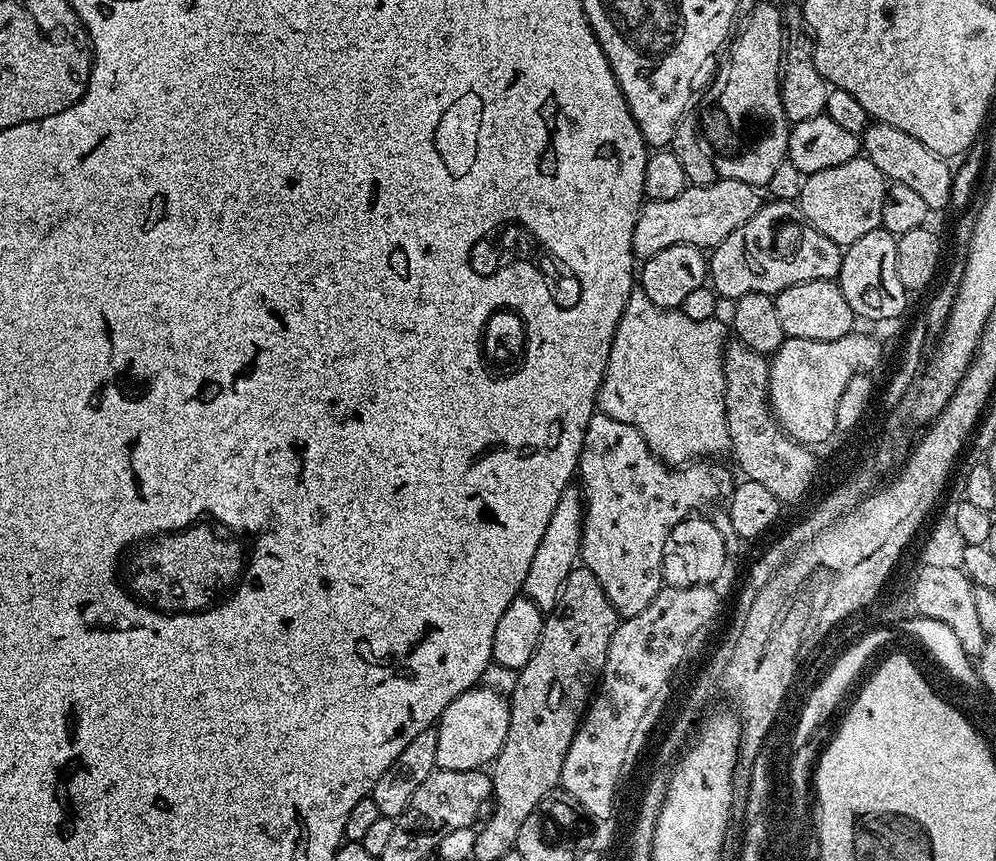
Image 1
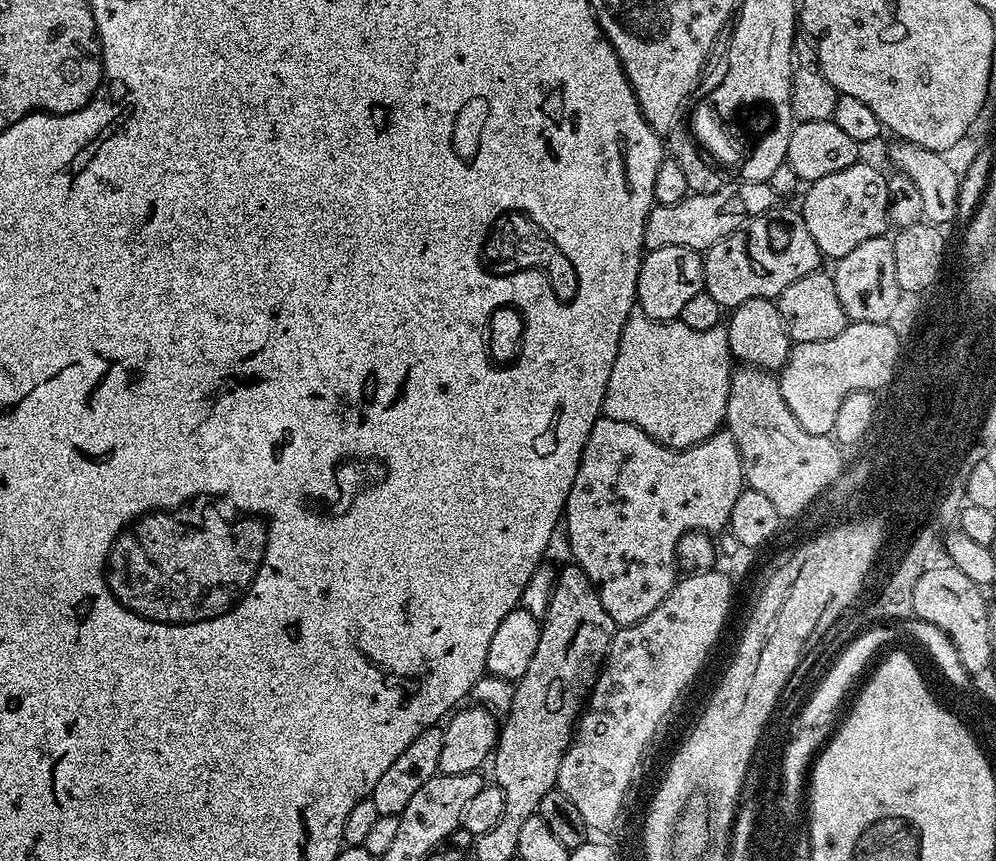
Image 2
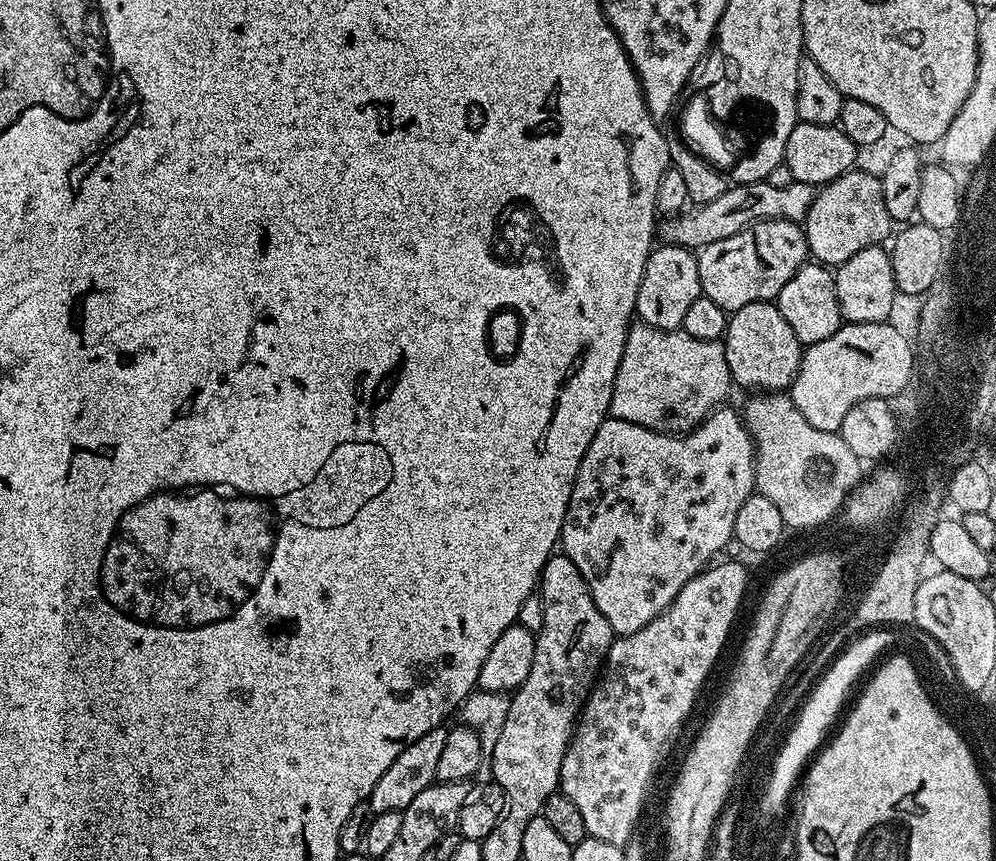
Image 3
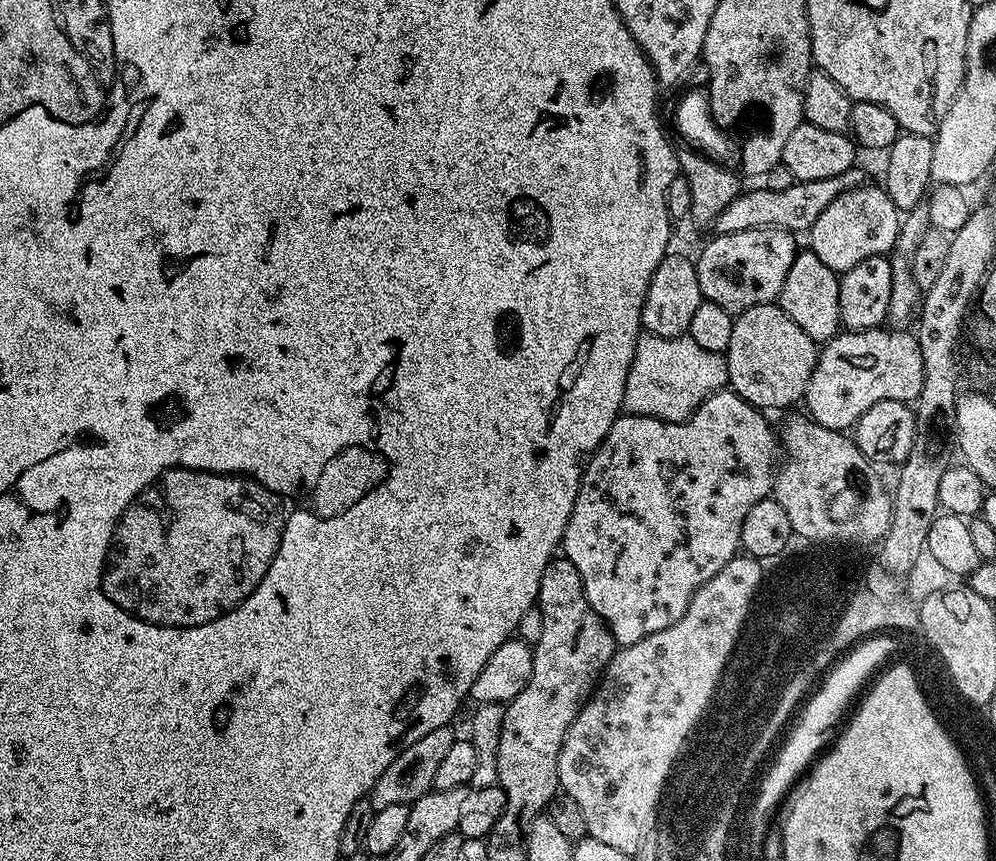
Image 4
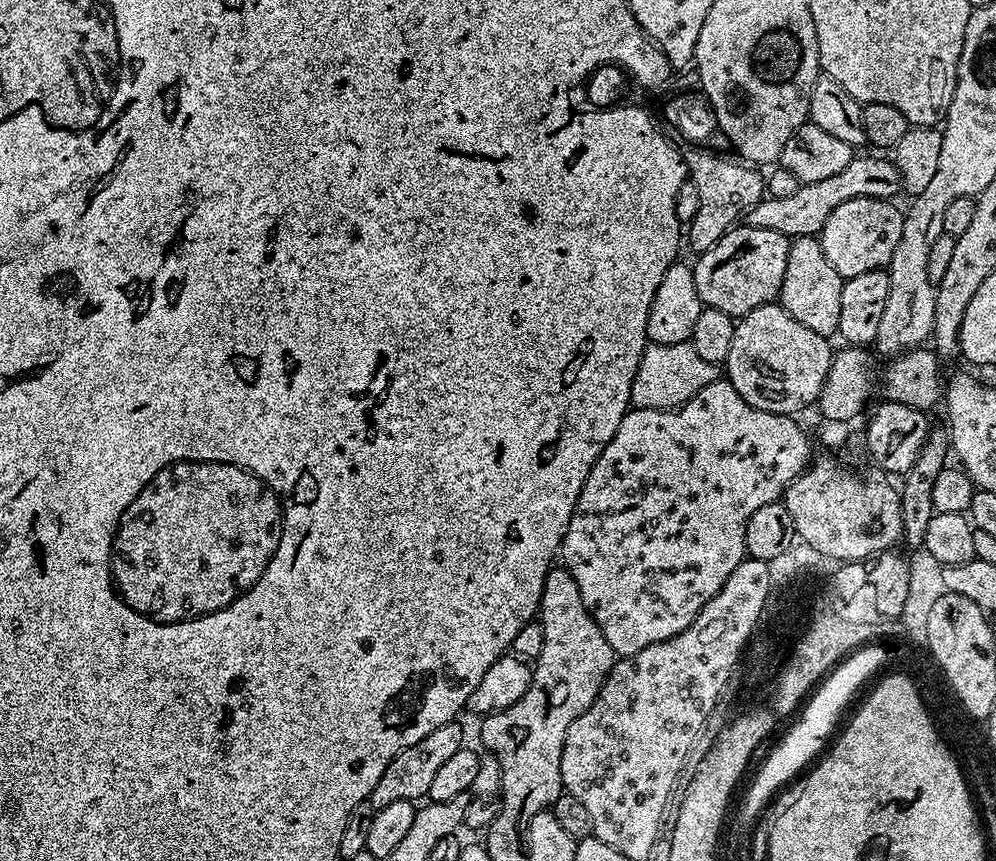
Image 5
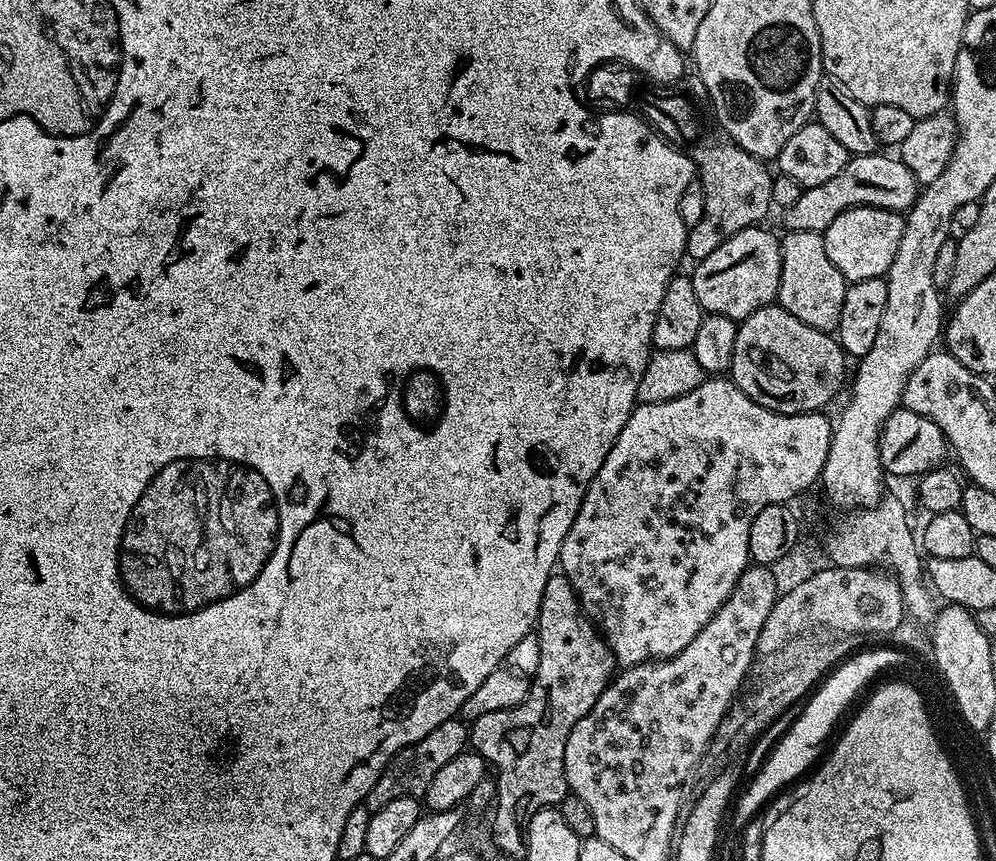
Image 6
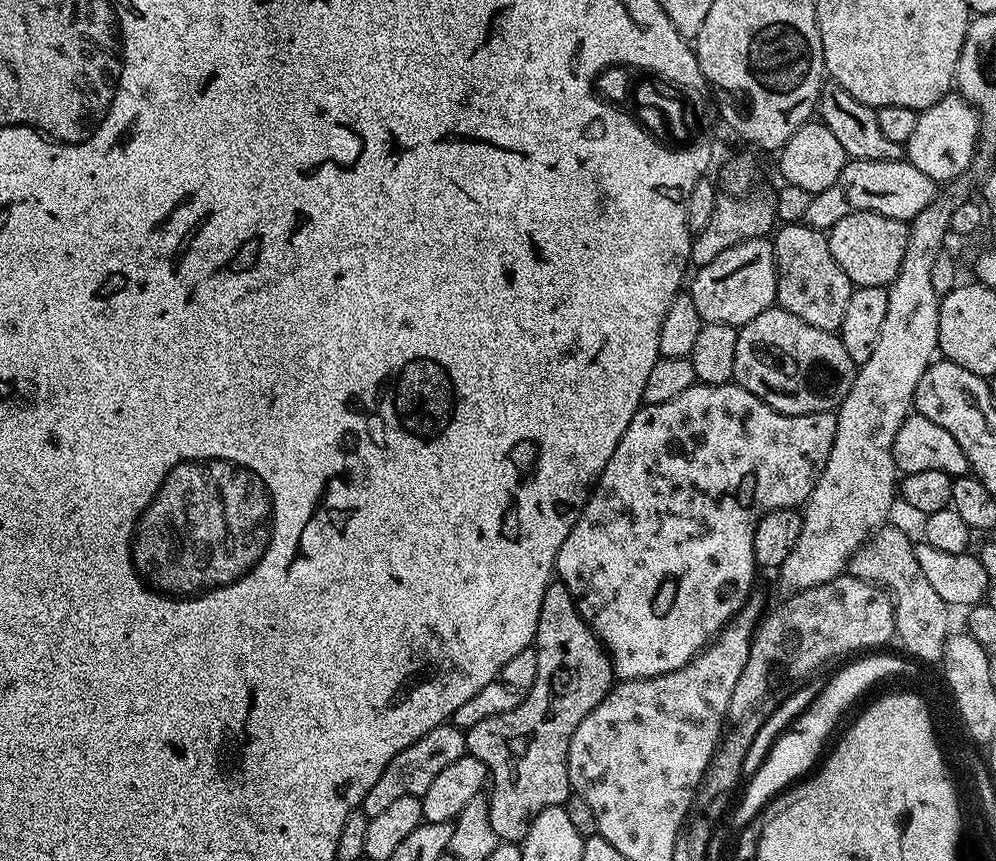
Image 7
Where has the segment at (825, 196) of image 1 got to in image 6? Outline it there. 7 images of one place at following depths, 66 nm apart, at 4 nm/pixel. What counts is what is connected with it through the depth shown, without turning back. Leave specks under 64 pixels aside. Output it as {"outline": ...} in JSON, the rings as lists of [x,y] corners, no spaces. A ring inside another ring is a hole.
{"outline":[[[862,206],[847,208],[842,214],[838,214],[822,235],[830,262],[838,266],[845,281],[851,282],[879,276],[887,277],[894,262],[894,254],[898,254],[898,242],[902,242],[903,233],[904,216],[901,213],[874,206]]]}

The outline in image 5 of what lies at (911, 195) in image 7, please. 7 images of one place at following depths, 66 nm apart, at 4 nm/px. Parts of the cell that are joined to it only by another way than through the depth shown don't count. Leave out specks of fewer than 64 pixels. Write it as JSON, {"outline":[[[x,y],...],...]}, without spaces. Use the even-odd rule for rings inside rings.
{"outline":[[[857,155],[846,166],[846,170],[834,174],[834,178],[826,178],[822,182],[801,184],[794,194],[786,198],[768,196],[752,207],[746,214],[749,228],[765,228],[789,238],[798,236],[819,237],[822,226],[826,226],[826,218],[834,214],[834,206],[842,206],[842,202],[850,202],[850,198],[878,198],[892,200],[901,195],[900,171],[891,159],[879,160],[876,156]]]}

